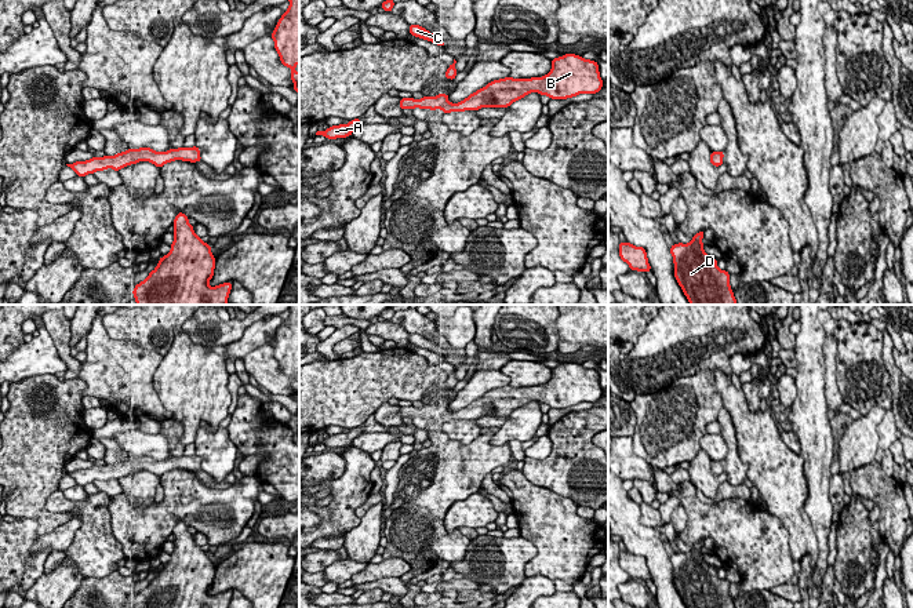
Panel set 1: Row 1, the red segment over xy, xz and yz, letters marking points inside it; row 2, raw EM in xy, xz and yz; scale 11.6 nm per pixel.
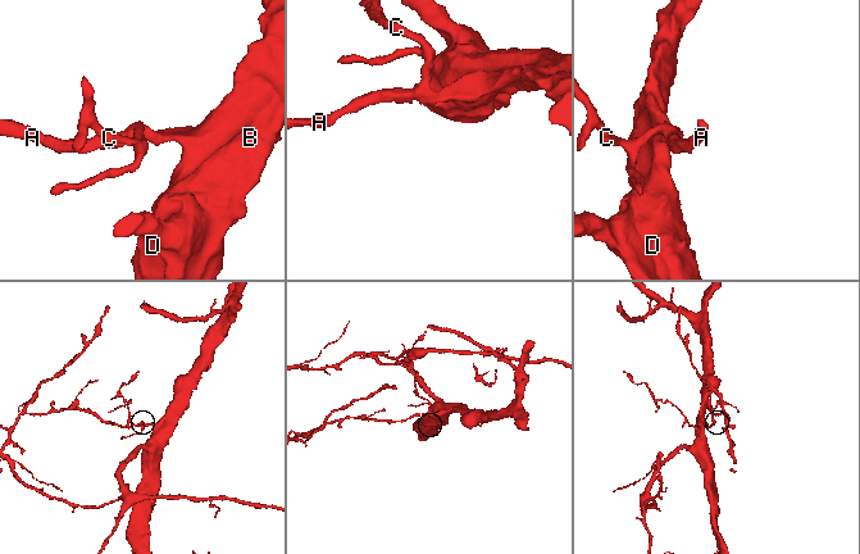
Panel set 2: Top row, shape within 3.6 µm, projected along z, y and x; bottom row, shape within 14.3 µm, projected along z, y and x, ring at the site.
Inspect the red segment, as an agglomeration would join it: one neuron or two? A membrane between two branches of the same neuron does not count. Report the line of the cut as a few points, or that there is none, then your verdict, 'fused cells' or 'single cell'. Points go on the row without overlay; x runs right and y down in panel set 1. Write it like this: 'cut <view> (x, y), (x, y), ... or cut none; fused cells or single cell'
cut none; single cell

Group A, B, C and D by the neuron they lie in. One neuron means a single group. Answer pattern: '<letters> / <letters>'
A B C D

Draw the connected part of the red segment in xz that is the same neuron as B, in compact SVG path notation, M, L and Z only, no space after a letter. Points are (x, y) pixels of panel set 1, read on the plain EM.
M565 363L552 368L552 379L542 386L505 386L488 392L458 412L451 412L447 403L421 408L401 407L401 419L408 416L441 418L443 422L479 419L481 416L509 416L513 411L531 401L548 404L550 408L567 408L579 403L596 403L603 396L599 372L581 364Z

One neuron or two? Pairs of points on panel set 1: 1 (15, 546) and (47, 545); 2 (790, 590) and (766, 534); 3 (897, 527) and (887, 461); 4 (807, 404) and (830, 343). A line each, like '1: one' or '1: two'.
1: two
2: two
3: two
4: two

